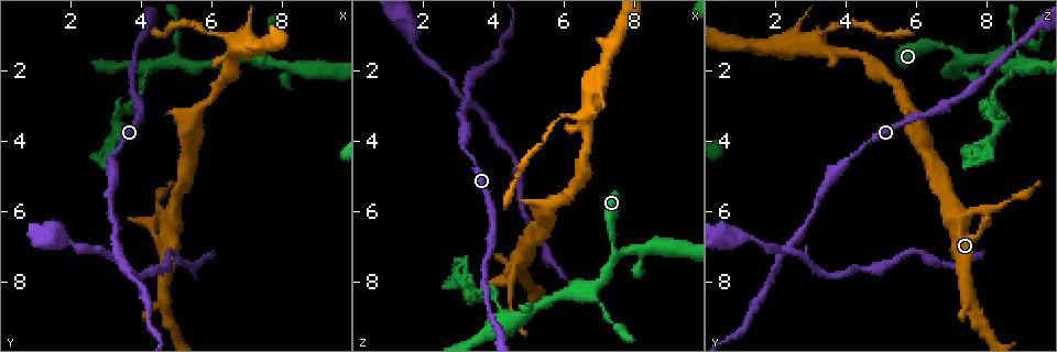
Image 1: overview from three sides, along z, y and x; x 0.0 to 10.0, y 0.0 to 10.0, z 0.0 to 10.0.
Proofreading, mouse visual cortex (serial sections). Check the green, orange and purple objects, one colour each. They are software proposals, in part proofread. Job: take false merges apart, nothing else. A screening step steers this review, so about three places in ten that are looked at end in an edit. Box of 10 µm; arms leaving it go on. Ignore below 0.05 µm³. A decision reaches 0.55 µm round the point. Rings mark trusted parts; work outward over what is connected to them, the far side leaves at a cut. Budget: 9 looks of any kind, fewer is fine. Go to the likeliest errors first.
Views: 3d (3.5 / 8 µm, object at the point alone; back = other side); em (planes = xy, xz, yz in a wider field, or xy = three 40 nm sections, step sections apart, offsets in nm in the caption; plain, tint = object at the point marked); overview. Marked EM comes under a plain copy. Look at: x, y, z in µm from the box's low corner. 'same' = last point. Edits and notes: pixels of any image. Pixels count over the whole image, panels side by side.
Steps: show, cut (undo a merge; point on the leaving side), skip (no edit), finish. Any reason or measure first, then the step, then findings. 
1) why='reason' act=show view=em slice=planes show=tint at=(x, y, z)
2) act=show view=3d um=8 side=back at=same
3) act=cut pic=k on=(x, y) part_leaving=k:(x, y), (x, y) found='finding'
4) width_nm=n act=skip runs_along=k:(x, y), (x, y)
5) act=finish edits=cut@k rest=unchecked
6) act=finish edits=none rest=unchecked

why='sharp bend' act=show view=3d um=8 at=(3.30, 7.30, 2.95)

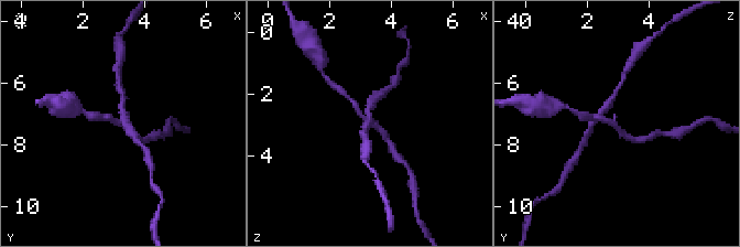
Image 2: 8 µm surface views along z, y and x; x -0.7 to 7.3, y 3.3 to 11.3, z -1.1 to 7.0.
why='closer look' act=show view=3d um=3.5 at=same

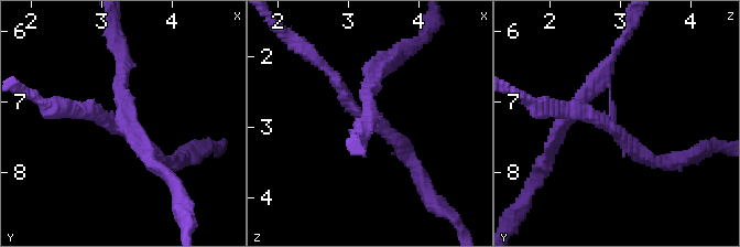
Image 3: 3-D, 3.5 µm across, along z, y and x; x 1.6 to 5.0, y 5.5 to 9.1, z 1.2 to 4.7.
arms=3 arm_widths_nm=200,200,200 act=show view=em slice=xy step=2 show=tint at=same

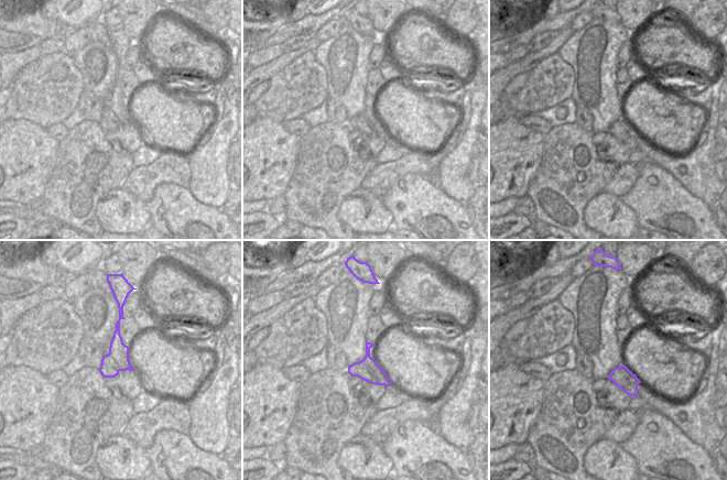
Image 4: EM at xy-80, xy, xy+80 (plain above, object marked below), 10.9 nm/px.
width_nm=240 act=cut pic=3 on=(346, 93) part_leaving=3:(610, 87), (612, 125), (559, 110) found='two cells meet here'

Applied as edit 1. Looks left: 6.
why='arms part here' act=show view=3d um=3.5 side=back at=(6.60, 1.25, 3.35)

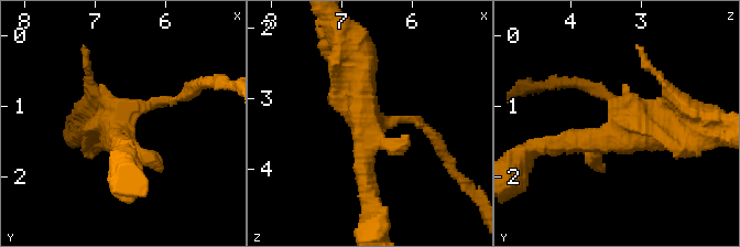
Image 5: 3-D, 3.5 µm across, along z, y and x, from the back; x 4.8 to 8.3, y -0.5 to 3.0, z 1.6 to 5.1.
act=show view=em slice=xy step=2 show=tint at=(6.65, 1.25, 3.30)

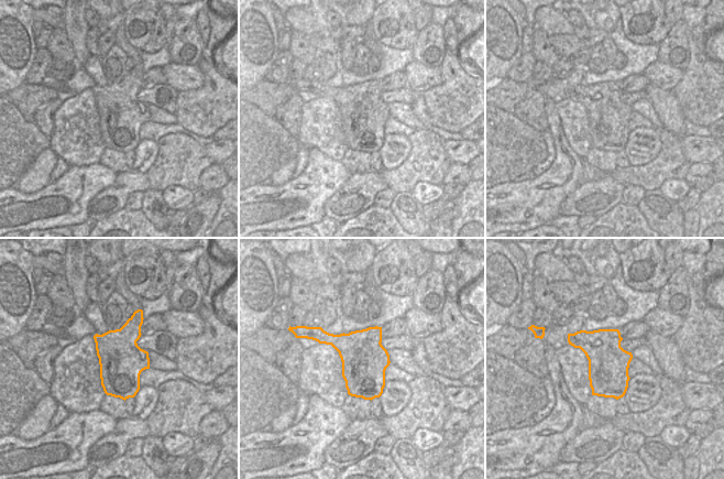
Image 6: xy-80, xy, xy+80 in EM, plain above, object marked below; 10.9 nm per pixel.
act=skip runs_along=5:(366, 184), (366, 119), (352, 49) found='continuous, no second cell'

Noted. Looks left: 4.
why='a narrow waist' act=show view=3d um=3.5 at=(7.45, 1.50, 7.25)

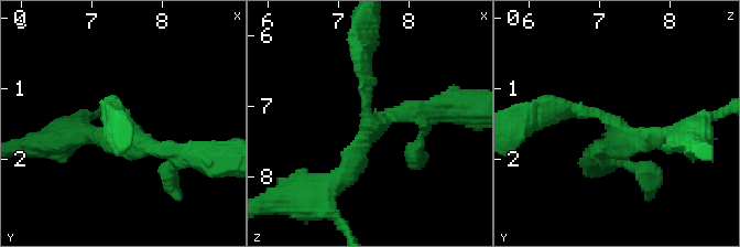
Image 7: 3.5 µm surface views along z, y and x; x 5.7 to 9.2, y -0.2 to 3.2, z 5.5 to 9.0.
arms=3 arm_widths_nm=200,250,300 act=show view=em slice=planes show=tint at=(7.45, 1.55, 7.30)

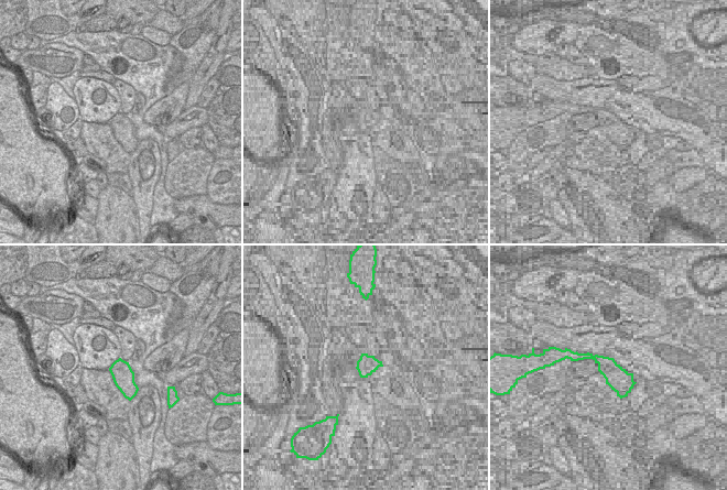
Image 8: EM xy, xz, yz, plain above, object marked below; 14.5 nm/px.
act=skip runs_along=7:(363, 56), (370, 129), (337, 180) found='continuous, no second cell'

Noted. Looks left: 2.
why='three arms meet' act=show view=3d um=3.5 at=(4.35, 1.90, 9.10)

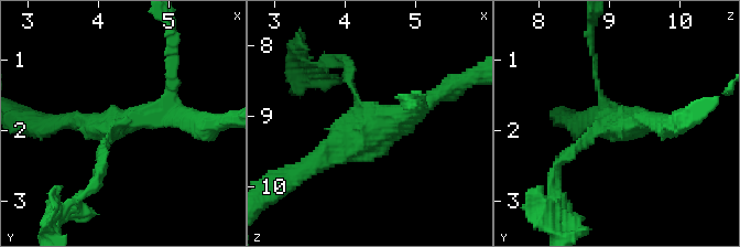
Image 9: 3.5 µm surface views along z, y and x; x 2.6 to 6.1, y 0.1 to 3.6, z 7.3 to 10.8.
arms=3 arm_widths_nm=100,250,300 act=show view=em slice=xy step=2 show=tint at=(4.30, 1.90, 9.10)

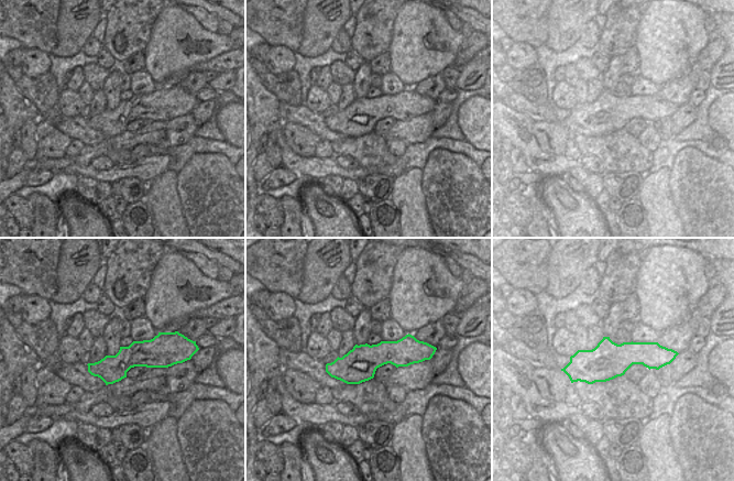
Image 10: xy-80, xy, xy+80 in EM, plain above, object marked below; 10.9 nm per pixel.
act=cut pic=9 on=(345, 62) found='a second cell is stuck on'

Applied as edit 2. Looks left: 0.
act=finish edits=cut@3,cut@9 rest=unchecked

